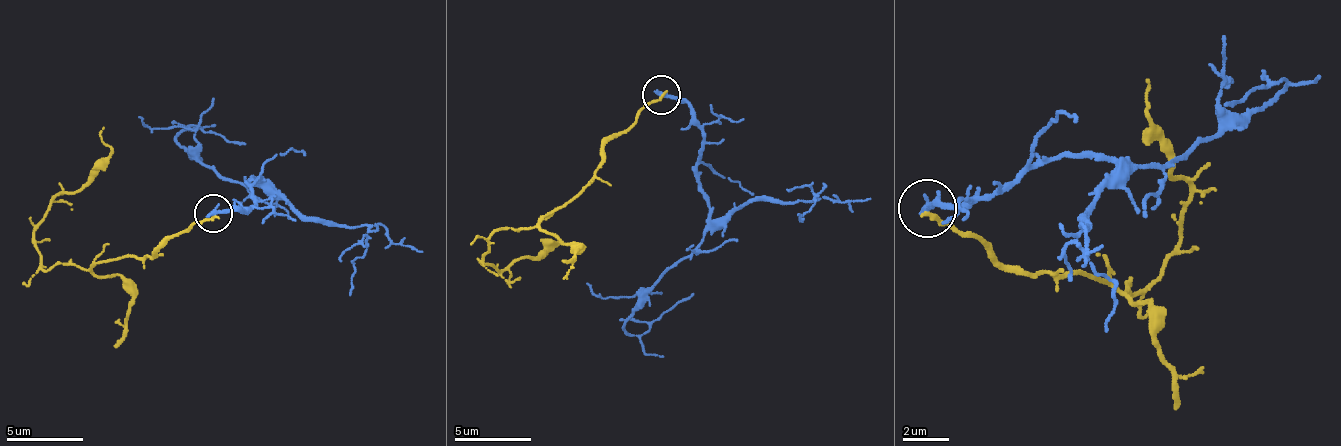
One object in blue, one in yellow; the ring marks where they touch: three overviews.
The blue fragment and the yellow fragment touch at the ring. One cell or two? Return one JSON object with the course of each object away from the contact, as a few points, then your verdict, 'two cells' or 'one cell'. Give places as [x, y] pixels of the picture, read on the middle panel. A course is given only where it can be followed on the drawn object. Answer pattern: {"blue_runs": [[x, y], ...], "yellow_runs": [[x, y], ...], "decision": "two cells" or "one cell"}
{"blue_runs": [[662, 96], [677, 96], [689, 107], [704, 138], [696, 165], [708, 230], [623, 326], [643, 334], [693, 292]], "yellow_runs": [[662, 96], [604, 146], [596, 173], [531, 226], [493, 234], [481, 261], [543, 257], [550, 242]], "decision": "two cells"}

